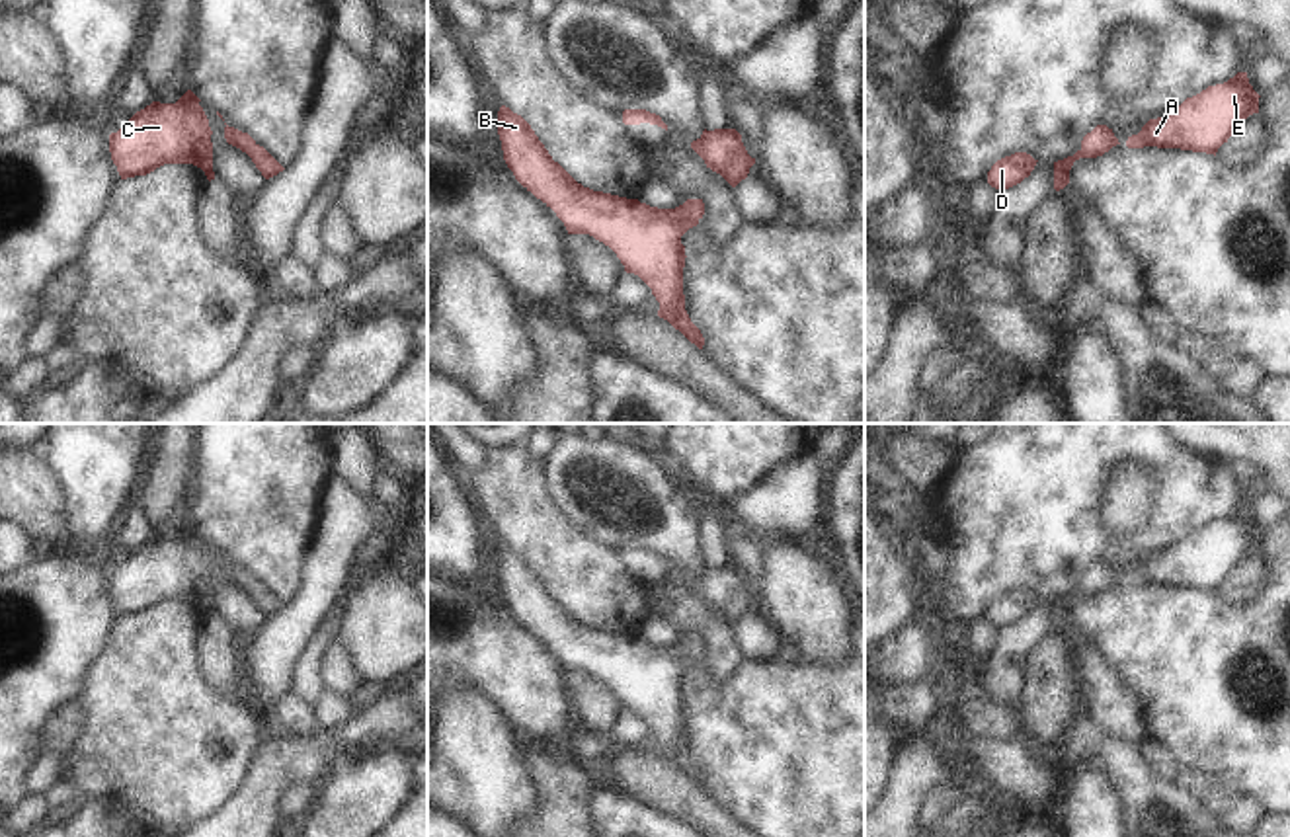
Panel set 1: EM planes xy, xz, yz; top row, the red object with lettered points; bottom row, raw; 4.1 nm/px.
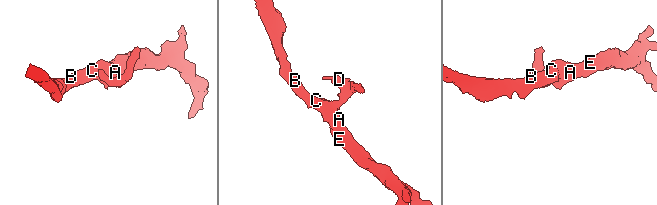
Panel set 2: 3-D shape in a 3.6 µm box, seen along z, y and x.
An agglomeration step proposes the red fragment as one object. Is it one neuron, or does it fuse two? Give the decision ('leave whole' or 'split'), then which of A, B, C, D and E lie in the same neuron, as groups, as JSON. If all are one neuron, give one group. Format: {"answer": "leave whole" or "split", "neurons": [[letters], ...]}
{"answer": "leave whole", "neurons": [["A", "B", "C", "D", "E"]]}

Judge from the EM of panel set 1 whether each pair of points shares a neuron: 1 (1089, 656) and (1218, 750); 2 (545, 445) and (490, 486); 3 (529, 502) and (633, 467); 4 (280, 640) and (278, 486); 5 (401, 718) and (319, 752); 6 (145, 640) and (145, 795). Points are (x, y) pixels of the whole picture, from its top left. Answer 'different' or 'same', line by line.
1: different
2: different
3: different
4: different
5: same
6: same

